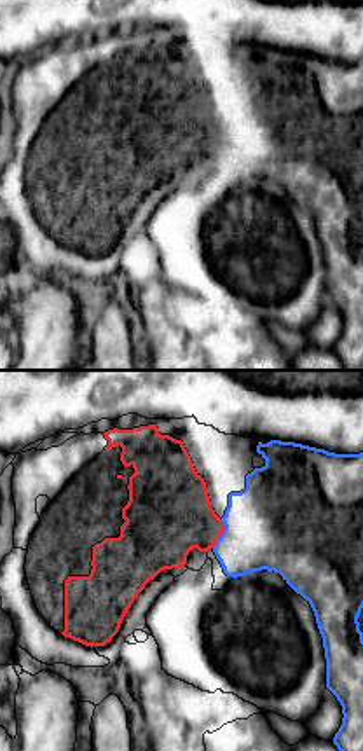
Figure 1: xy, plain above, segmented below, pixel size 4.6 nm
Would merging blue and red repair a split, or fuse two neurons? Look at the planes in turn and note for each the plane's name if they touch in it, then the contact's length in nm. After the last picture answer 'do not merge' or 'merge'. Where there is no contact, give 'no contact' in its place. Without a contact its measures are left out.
xy | 140 nm

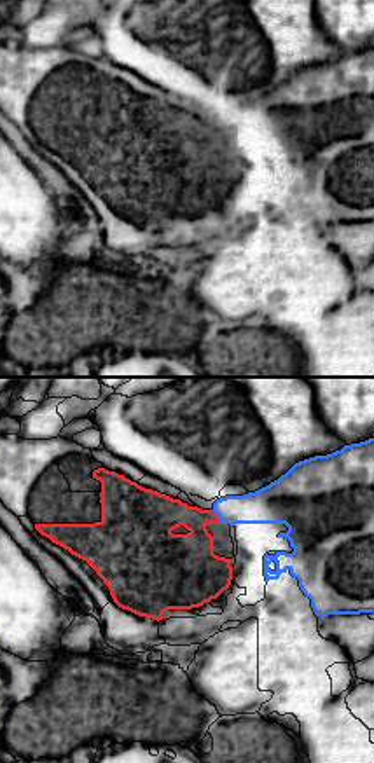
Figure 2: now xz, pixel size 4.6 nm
xz | 80 nm

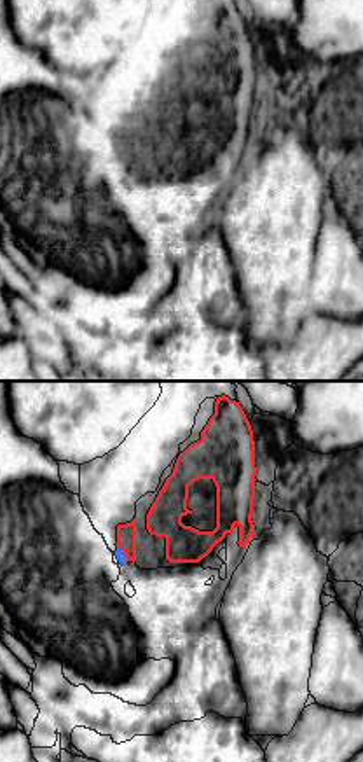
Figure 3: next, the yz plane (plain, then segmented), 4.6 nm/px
yz | 80 nm

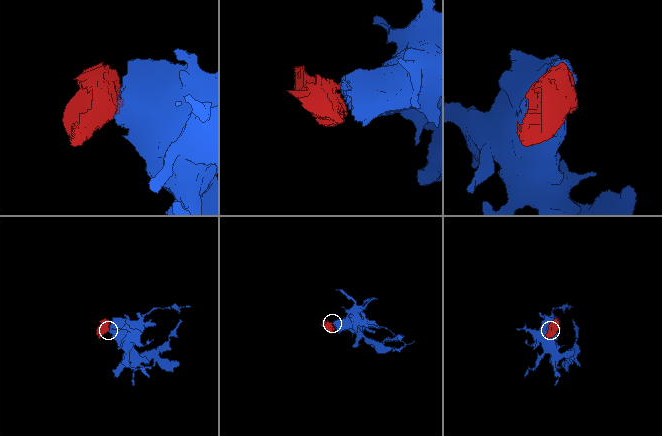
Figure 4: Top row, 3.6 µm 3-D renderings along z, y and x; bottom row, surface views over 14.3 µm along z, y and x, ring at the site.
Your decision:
merge

